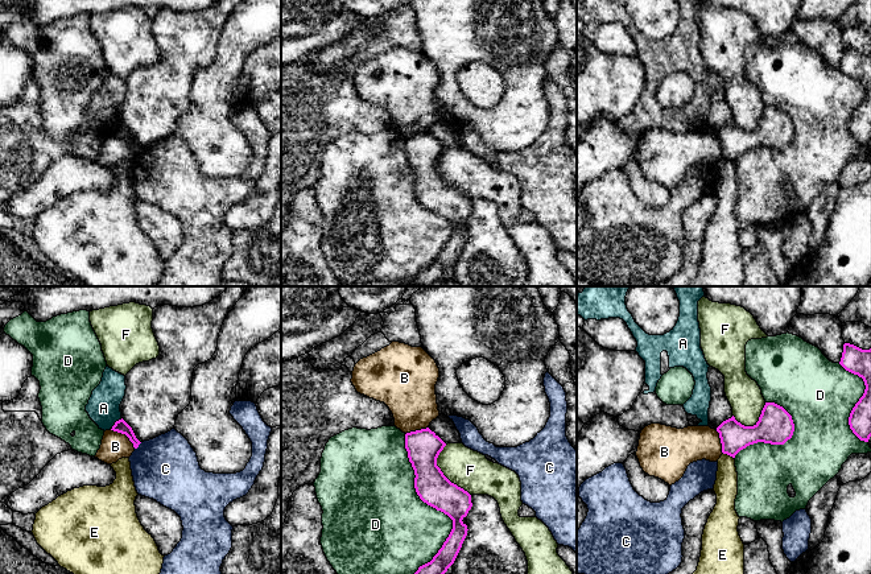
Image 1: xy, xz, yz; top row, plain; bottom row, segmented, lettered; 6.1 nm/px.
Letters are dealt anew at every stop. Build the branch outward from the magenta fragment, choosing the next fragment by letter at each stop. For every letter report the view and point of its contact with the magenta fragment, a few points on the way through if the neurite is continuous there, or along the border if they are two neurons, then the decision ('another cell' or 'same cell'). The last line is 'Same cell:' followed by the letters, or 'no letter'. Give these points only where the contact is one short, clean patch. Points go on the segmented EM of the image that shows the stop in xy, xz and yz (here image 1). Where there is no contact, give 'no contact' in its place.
A: xy (115, 422) | along xy (122, 418), (111, 429) | another cell
B: xy (124, 433) | along xy (110, 429), (123, 433), (135, 447) | another cell
C: xy (137, 446) | along xy (141, 442), (135, 449) | another cell
D: xz (433, 507) | another cell
E: yz (729, 454) | another cell
F: xz (442, 473) | another cell
Same cell: no letter

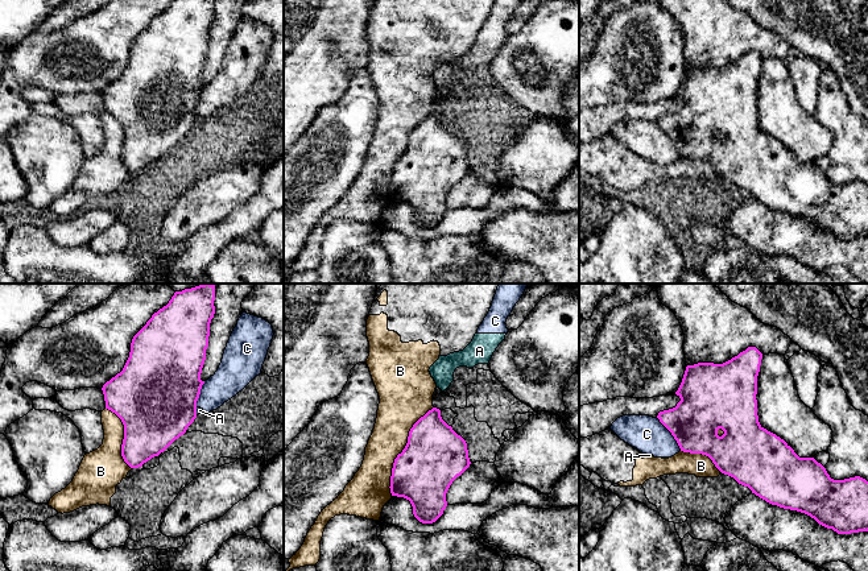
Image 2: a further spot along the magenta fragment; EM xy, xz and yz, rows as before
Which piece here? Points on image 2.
A: xy (195, 412) | along xy (195, 408), (197, 414) | another cell
B: xz (402, 450) | another cell
C: yz (672, 434) | another cell
Same cell: no letter

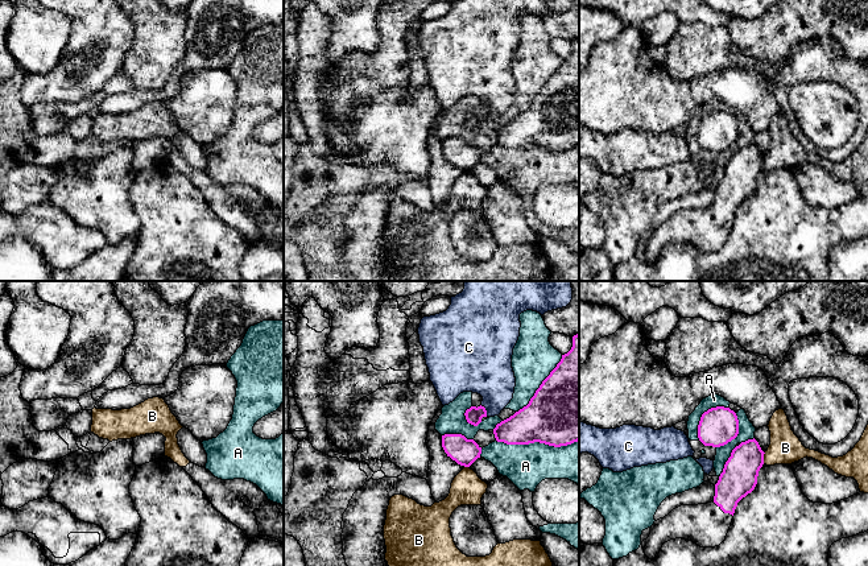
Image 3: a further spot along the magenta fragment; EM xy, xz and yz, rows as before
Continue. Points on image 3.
A: xz (537, 441) | another cell
B: yz (763, 458) | along yz (765, 453), (763, 463) | another cell
C: xz (486, 410) | another cell
Same cell: no letter

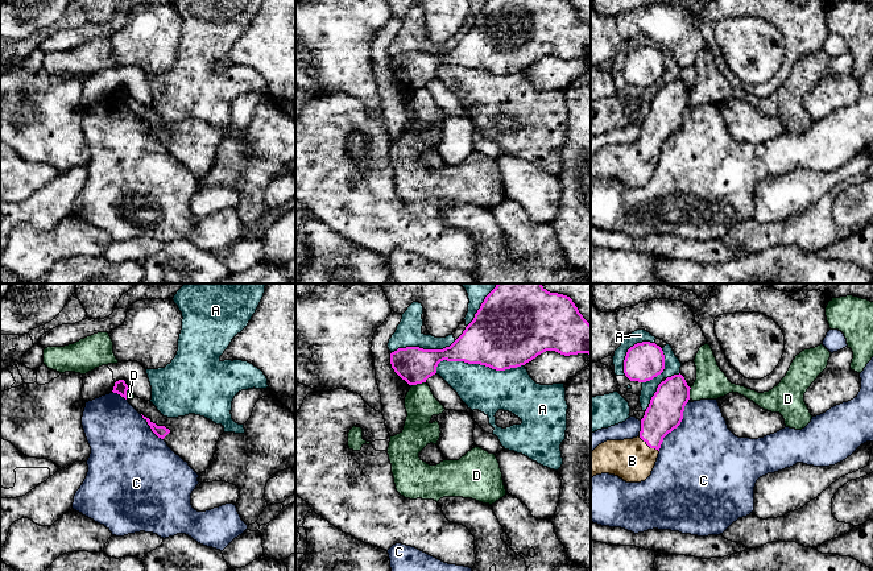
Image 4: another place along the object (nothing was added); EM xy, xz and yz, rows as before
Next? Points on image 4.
A: xz (476, 363) | another cell
B: yz (649, 446) | across yz (665, 413), (653, 429), (649, 446), (632, 460) | same cell
C: yz (677, 426) | another cell
D: xz (418, 383) | along xz (425, 381), (413, 385) | another cell
Same cell: B

